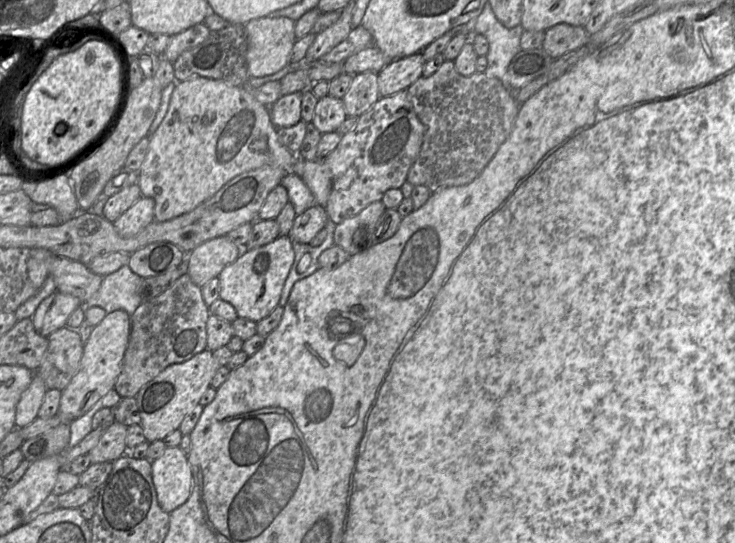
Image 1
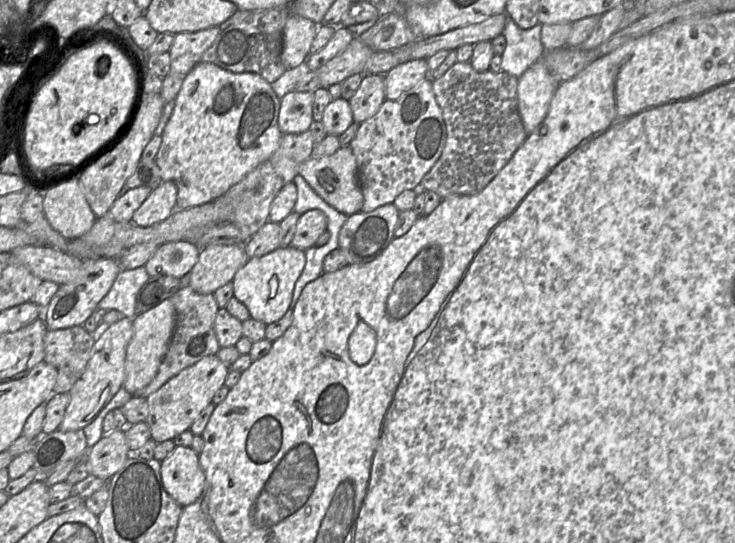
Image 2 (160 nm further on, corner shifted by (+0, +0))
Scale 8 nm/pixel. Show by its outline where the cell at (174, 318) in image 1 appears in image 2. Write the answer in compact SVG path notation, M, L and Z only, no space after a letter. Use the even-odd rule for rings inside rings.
M184 286L168 299L171 299L174 305L176 321L167 352L154 379L139 392L139 395L133 396L147 398L183 369L206 356L216 355L220 349L214 332L214 320L219 307L213 294L199 294L190 286Z

